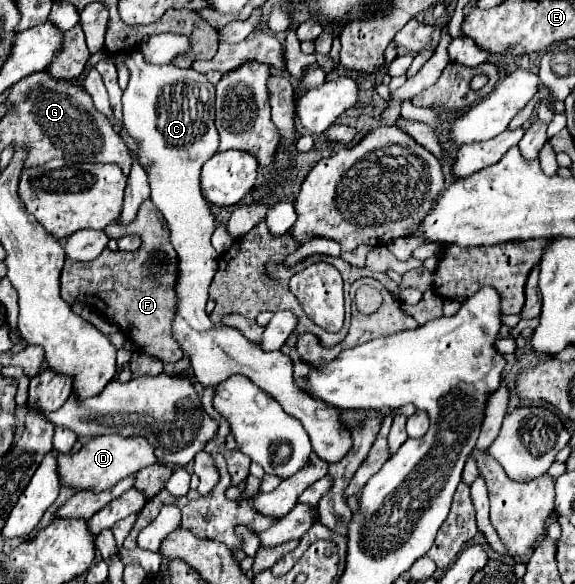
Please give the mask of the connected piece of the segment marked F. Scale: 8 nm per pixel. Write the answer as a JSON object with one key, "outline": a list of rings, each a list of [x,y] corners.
{"outline":[[[143,201],[139,213],[131,225],[113,223],[105,229],[109,237],[119,237],[119,233],[135,233],[141,237],[141,247],[133,253],[115,253],[105,249],[97,259],[89,263],[77,263],[67,259],[61,273],[61,297],[73,305],[83,301],[97,307],[101,315],[117,323],[127,339],[137,347],[137,351],[161,359],[163,363],[175,363],[183,357],[179,343],[173,339],[173,317],[177,311],[177,269],[179,257],[169,239],[169,227],[161,211],[151,203]]]}

